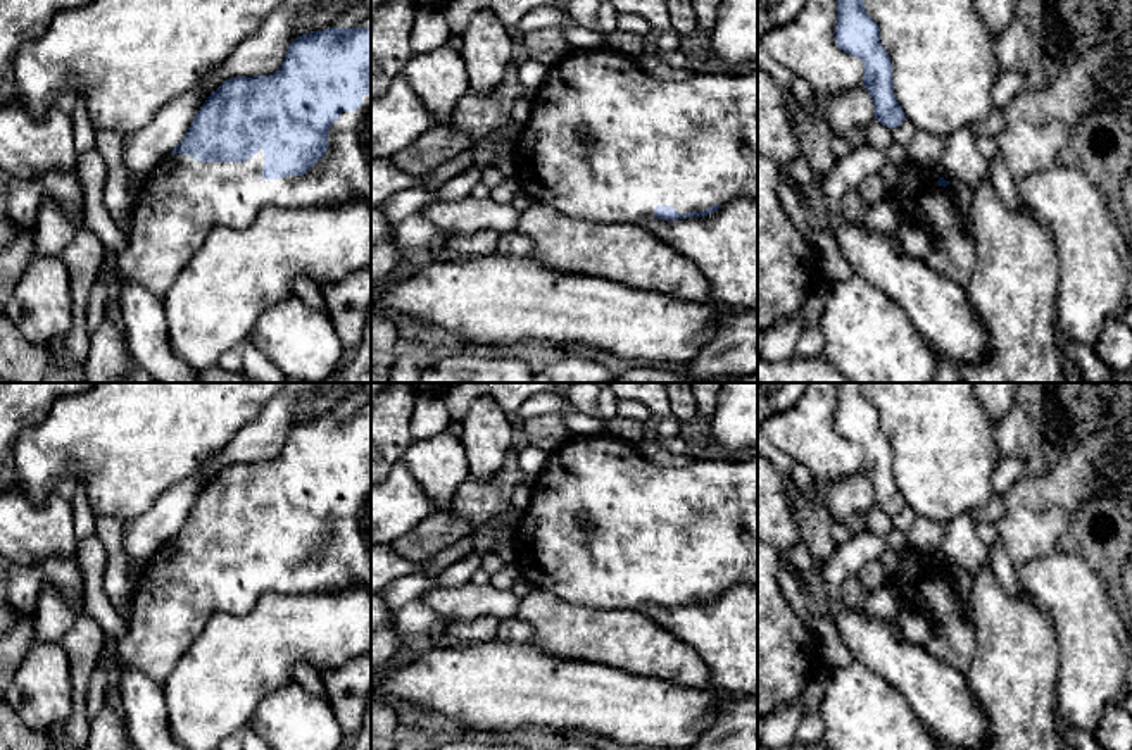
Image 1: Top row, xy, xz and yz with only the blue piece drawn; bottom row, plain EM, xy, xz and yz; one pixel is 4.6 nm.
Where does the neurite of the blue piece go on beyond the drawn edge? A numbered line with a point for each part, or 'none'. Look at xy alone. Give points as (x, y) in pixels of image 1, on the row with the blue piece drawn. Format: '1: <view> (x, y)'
1: xy (182, 202)

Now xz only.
1: xz (606, 142)

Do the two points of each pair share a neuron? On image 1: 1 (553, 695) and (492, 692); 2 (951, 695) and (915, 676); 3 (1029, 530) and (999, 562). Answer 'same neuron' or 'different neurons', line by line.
1: same neuron
2: same neuron
3: different neurons

